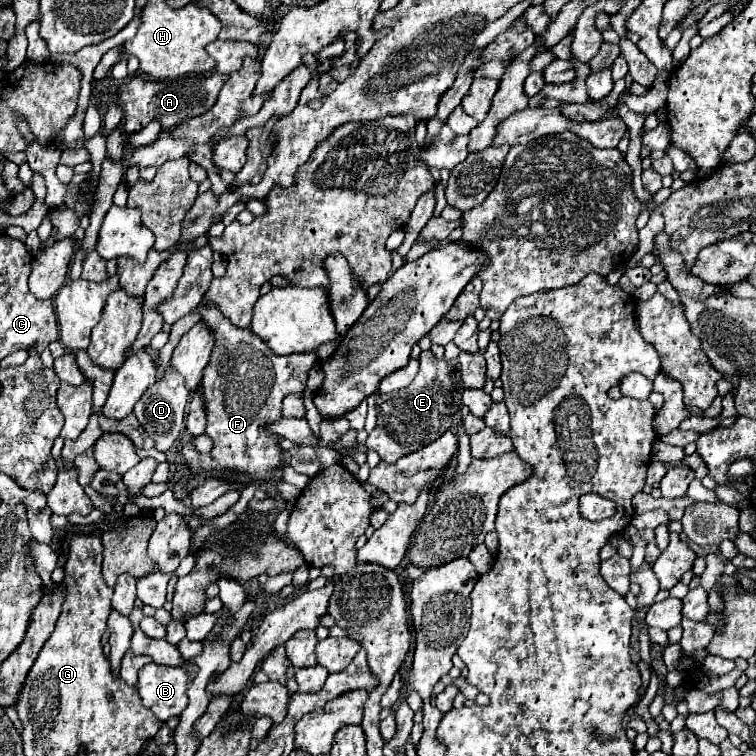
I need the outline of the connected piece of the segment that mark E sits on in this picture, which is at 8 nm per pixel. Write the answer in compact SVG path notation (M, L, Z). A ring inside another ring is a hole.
M422 351L420 371L414 381L406 389L400 389L400 395L380 395L376 399L378 421L374 431L368 435L368 451L376 451L386 463L396 463L400 457L418 451L444 435L444 431L452 427L454 417L452 389L448 363L438 361L432 351Z

